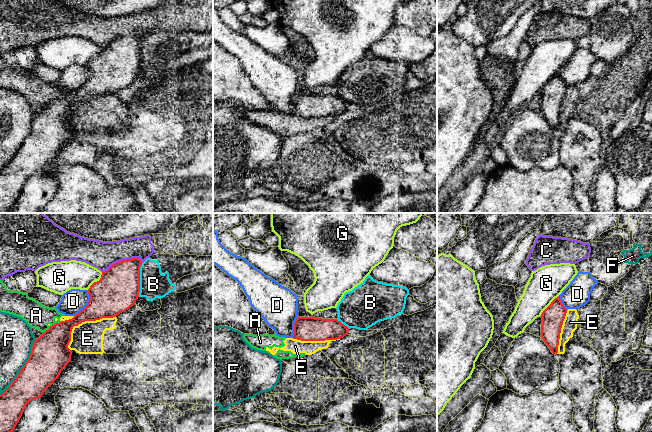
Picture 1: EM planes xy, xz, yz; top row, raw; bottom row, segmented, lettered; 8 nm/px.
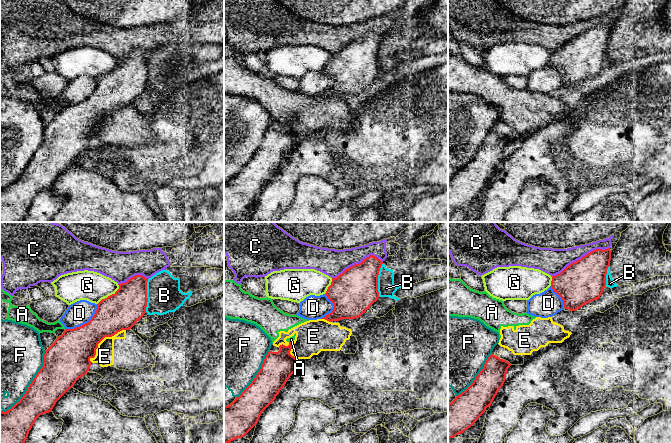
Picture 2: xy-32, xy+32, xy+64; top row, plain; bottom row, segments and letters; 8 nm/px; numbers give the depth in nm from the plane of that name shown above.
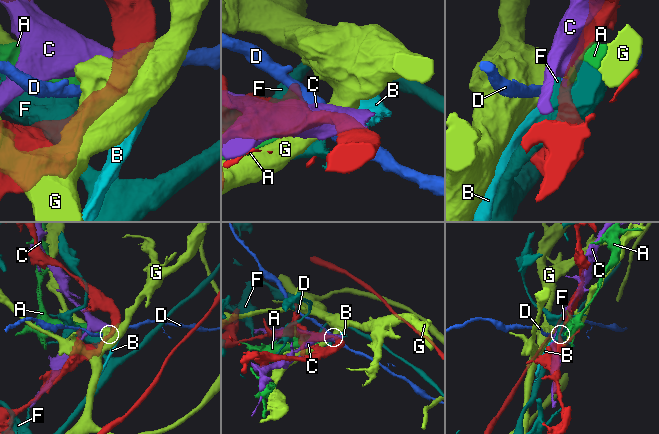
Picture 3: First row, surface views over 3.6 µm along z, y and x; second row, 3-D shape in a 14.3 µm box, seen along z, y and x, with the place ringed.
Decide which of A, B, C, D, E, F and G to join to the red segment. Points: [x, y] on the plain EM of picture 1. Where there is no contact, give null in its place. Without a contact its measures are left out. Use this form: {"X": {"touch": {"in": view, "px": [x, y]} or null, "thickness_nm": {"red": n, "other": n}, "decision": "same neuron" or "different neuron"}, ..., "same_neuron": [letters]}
{"A": {"touch": {"in": "xy", "px": [52, 101]}, "thickness_nm": {"red": 300, "other": 200}, "decision": "different neuron"}, "B": {"touch": {"in": "xy", "px": [139, 56]}, "thickness_nm": {"red": 340, "other": 220}, "decision": "different neuron"}, "C": {"touch": {"in": "xy", "px": [122, 36]}, "thickness_nm": {"red": 340, "other": 220}, "decision": "different neuron"}, "D": {"touch": {"in": "xy", "px": [87, 80]}, "thickness_nm": {"red": 320, "other": 190}, "decision": "different neuron"}, "E": {"touch": {"in": "xy", "px": [84, 97]}, "thickness_nm": {"red": 280, "other": 260}, "decision": "different neuron"}, "F": {"touch": {"in": "xy", "px": [23, 143]}, "thickness_nm": {"red": 300, "other": 280}, "decision": "different neuron"}, "G": {"touch": {"in": "yz", "px": [549, 81]}, "thickness_nm": {"red": 180, "other": 280}, "decision": "different neuron"}, "same_neuron": []}

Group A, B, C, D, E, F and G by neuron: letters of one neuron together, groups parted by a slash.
A E / B / C / D / F / G

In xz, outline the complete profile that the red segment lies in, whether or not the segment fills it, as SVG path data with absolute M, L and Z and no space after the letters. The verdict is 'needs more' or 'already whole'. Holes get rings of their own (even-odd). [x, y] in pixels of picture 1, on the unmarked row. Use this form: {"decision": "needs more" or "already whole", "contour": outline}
{"decision": "already whole", "contour": "M298 93L294 99L293 115L301 117L325 117L341 115L349 104L337 95Z"}

